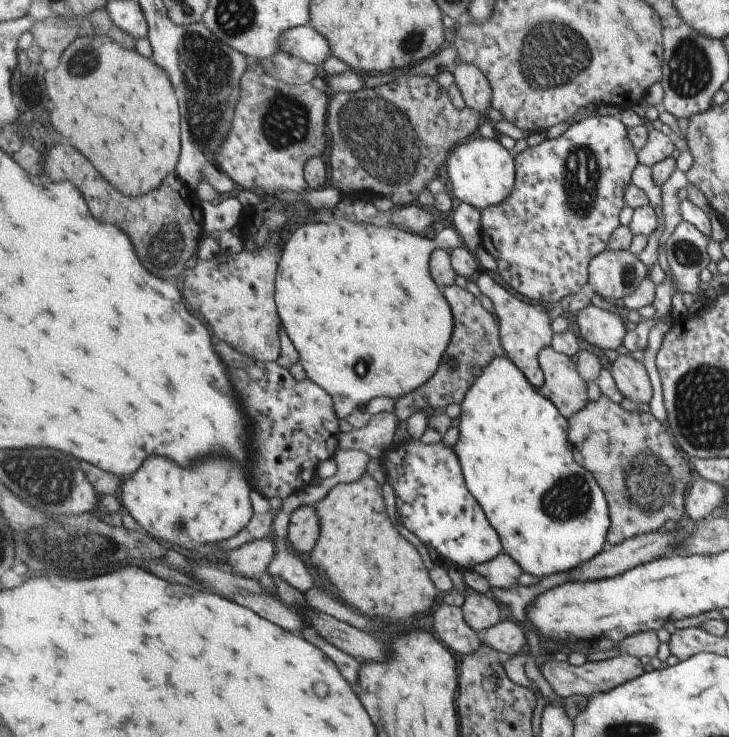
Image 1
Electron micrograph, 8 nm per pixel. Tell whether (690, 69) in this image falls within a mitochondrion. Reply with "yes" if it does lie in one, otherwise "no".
yes

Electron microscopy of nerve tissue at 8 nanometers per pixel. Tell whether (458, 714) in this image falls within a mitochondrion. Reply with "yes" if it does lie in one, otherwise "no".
no

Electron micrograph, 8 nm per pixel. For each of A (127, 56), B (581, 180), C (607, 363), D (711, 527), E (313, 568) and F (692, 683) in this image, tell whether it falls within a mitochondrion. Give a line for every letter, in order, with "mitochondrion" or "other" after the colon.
A: other
B: mitochondrion
C: other
D: other
E: other
F: other

